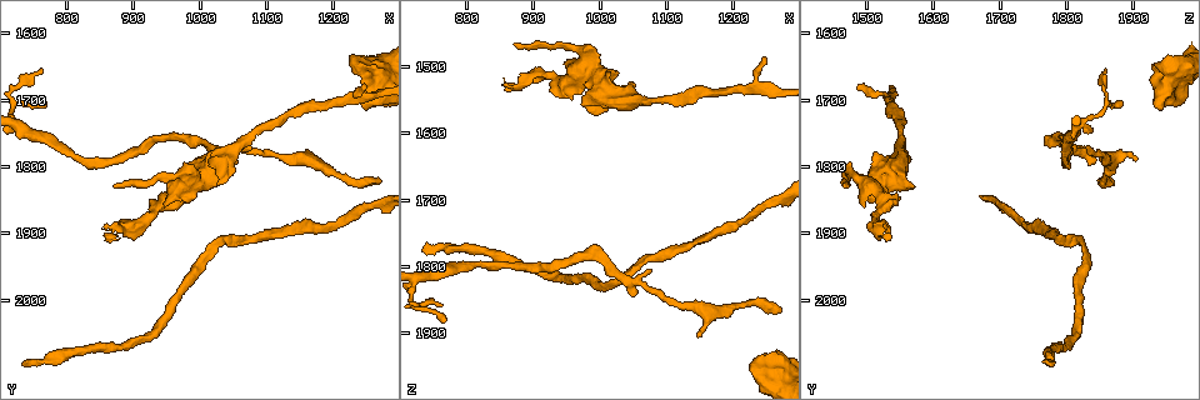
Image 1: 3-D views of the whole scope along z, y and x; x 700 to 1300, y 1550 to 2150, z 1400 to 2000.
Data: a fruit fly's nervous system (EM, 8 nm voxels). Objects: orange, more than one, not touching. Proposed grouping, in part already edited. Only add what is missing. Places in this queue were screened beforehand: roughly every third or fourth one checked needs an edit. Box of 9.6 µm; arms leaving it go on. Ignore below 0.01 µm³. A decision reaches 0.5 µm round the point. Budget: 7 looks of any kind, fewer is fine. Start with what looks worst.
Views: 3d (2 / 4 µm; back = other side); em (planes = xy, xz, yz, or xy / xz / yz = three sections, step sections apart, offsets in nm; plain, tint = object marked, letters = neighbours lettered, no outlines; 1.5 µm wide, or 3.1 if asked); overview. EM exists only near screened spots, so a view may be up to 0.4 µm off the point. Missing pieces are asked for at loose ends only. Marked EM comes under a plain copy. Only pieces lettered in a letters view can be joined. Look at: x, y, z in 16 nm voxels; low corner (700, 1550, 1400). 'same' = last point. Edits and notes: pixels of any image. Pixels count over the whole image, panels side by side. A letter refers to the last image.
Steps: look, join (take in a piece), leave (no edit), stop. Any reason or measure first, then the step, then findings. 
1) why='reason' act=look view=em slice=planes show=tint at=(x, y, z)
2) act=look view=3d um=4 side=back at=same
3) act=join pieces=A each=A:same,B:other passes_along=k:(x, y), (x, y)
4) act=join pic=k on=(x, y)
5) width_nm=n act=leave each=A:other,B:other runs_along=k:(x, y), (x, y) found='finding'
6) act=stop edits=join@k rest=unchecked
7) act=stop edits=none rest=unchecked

why='end of a long branch' act=look view=em slice=xy step=8 show=letters at=(855, 1905, 1520)

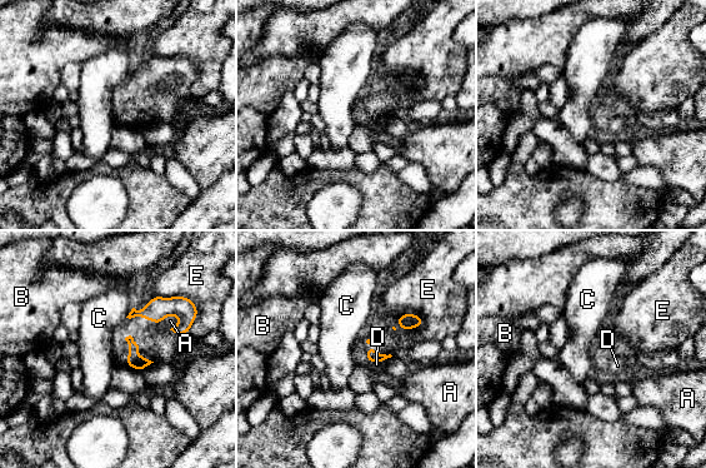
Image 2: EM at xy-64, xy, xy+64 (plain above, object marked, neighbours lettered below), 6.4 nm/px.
act=leave each=A:other,B:other,C:other,D:other,E:other border=2:(180, 318), (166, 315), (156, 324) found='none of them fits'

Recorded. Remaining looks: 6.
why='free end' act=look view=3d um=4 at=(1245, 1680, 1485)

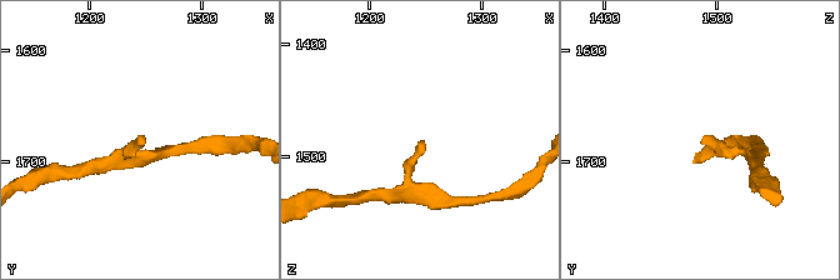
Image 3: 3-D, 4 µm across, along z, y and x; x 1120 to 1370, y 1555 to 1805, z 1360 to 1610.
act=look view=em slice=yz step=4 show=letters at=(1248, 1680, 1484)

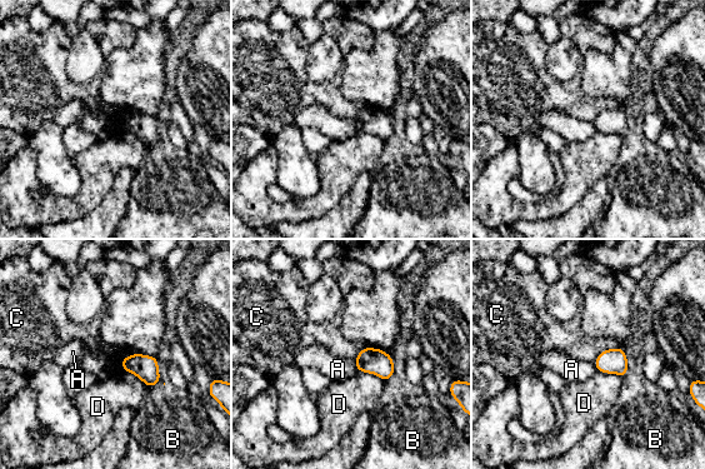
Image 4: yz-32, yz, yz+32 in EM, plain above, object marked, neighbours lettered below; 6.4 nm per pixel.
act=leave each=A:other,B:other,C:other,D:other border=4:(621, 345), (604, 349), (593, 362) found='no lettered piece goes on from it'

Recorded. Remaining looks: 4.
why='free end' act=look view=em slice=planes show=letters at=(765, 1705, 1880)

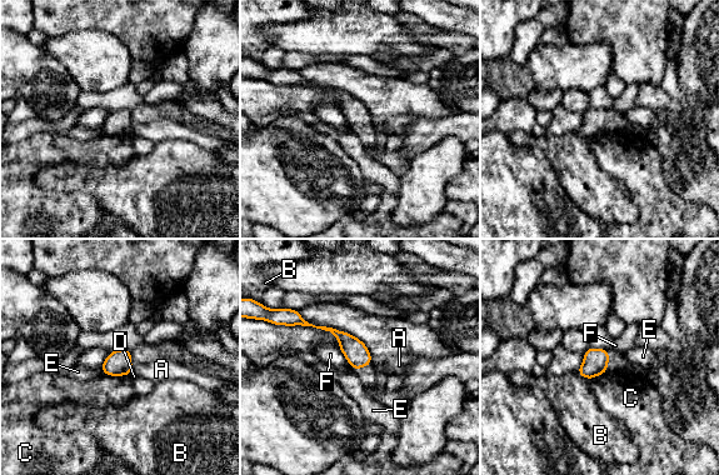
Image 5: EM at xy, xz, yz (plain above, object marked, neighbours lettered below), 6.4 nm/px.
width_nm=160 act=leave each=A:other,B:other,C:other,D:other,E:other,F:other border=5:(338, 346), (346, 361), (355, 369) found='no lettered piece goes on from it'

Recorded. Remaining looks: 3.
act=stop edits=none rest=unchecked

